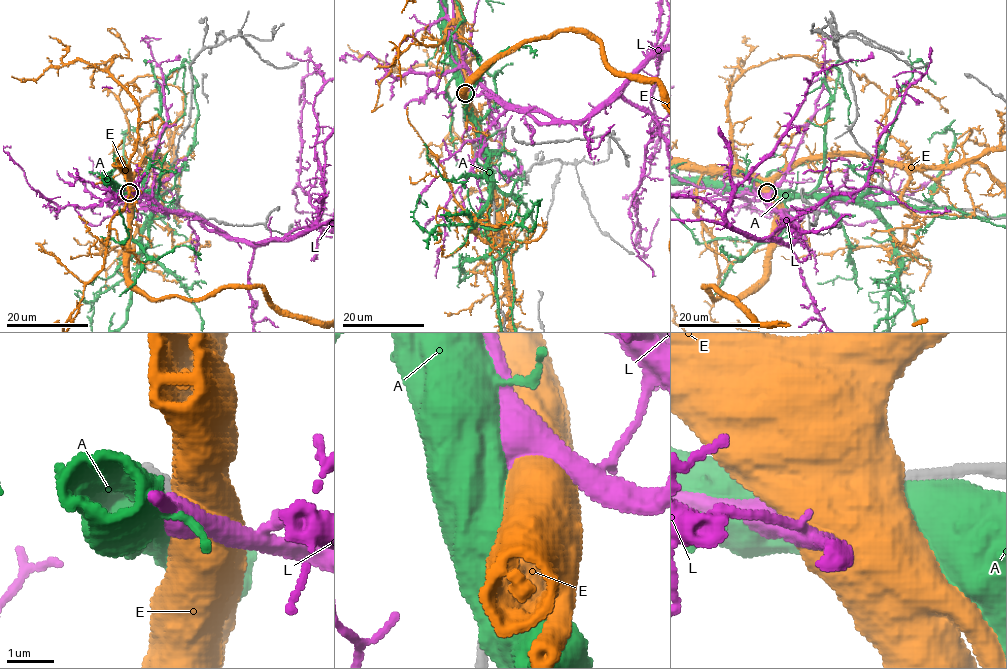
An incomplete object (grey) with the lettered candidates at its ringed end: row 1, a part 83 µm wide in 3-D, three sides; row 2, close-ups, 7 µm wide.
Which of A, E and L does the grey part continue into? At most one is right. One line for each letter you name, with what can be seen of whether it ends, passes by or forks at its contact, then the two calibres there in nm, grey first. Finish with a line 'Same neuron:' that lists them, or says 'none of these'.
L: it ends; calibres 260 and 550 nm
Same neuron: L

